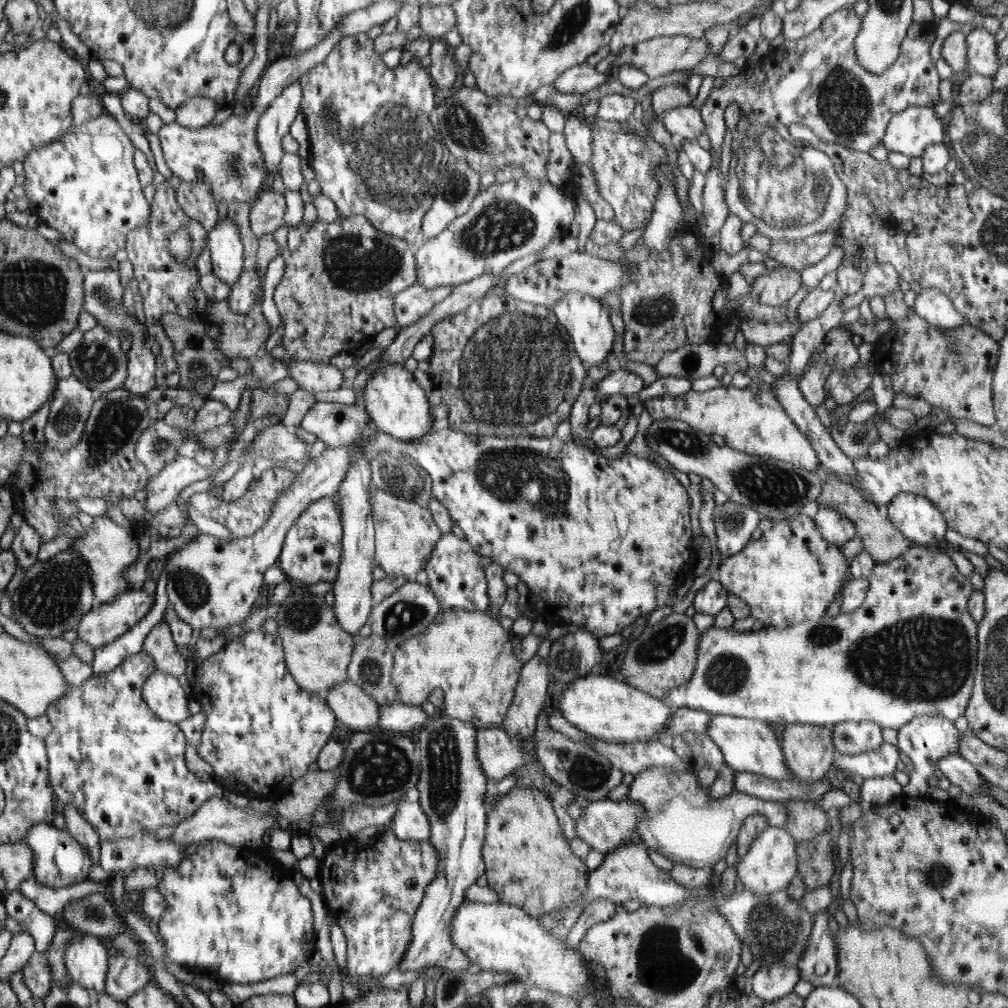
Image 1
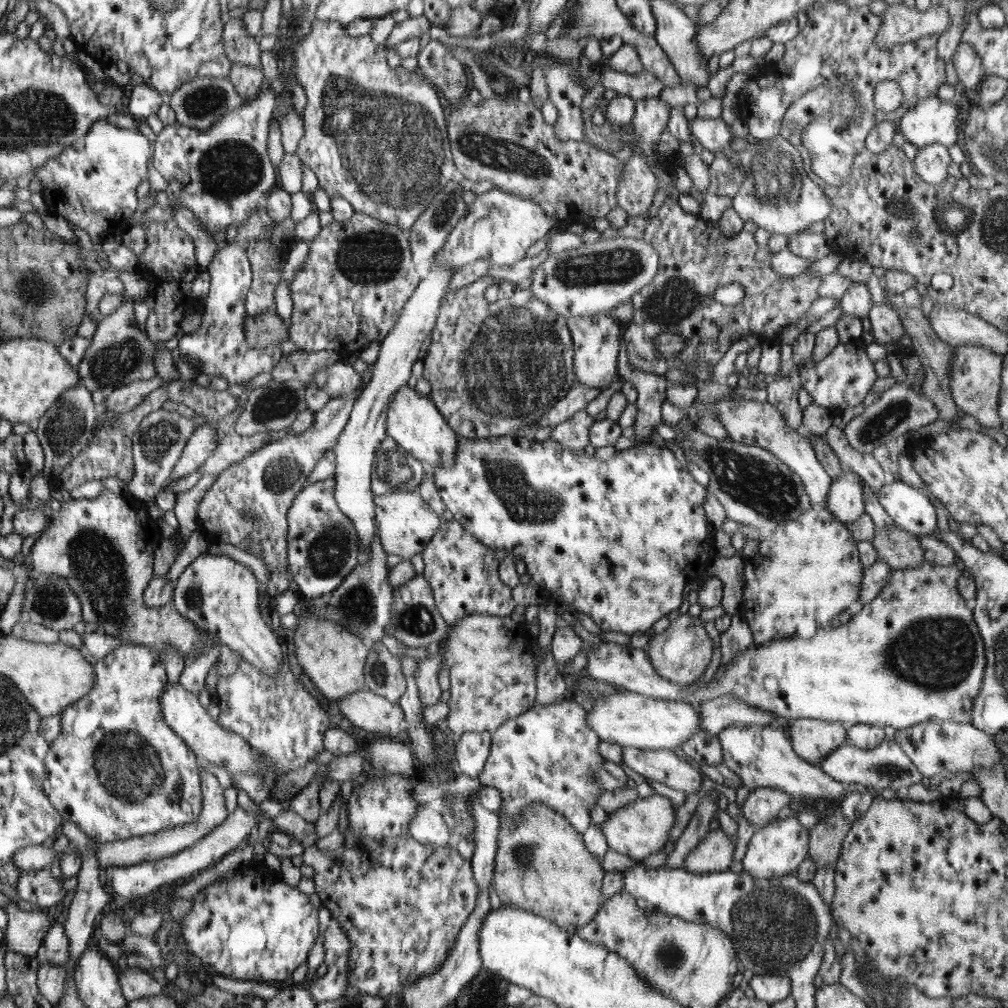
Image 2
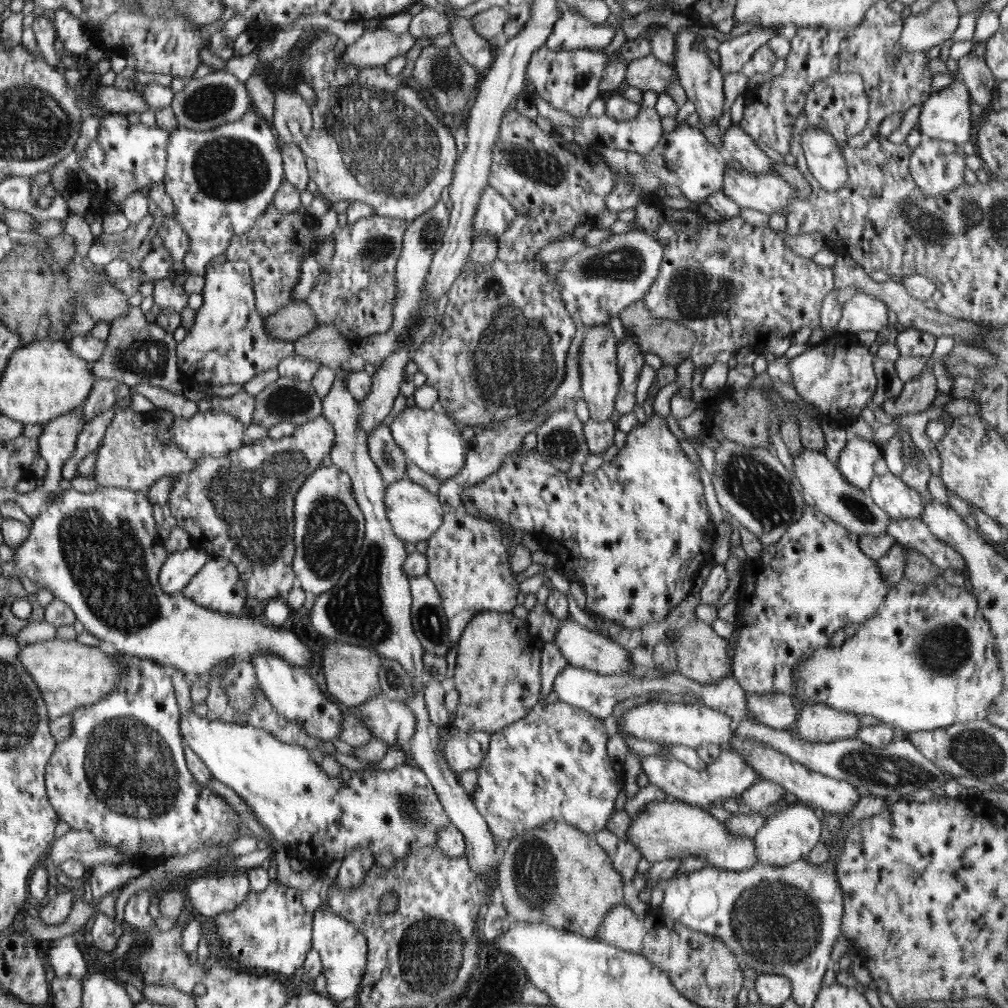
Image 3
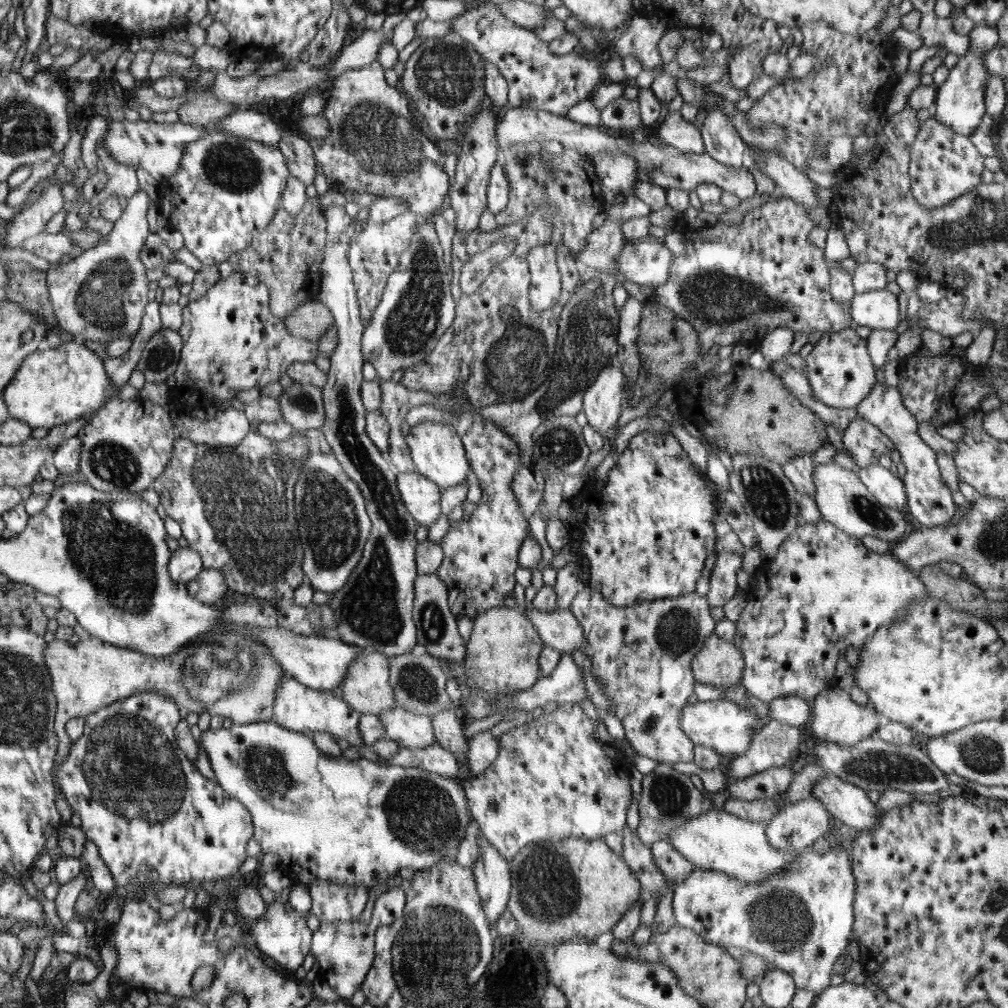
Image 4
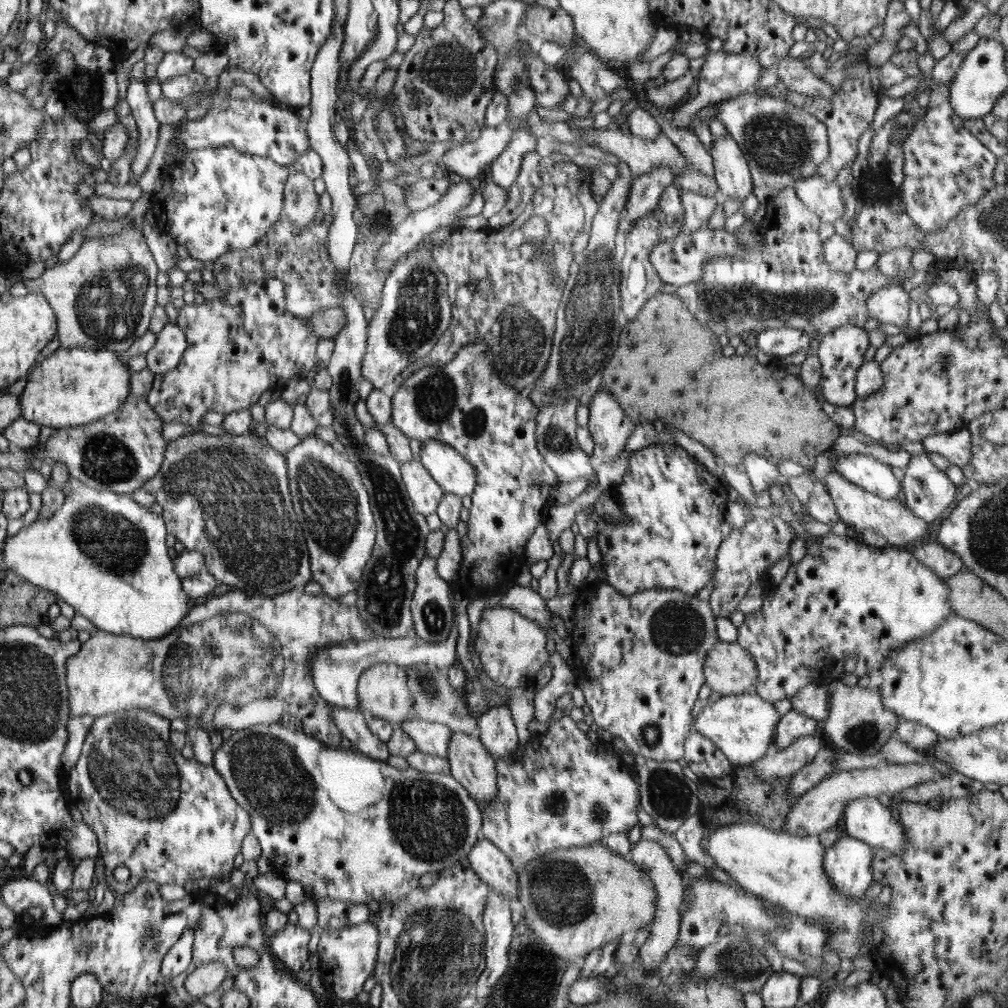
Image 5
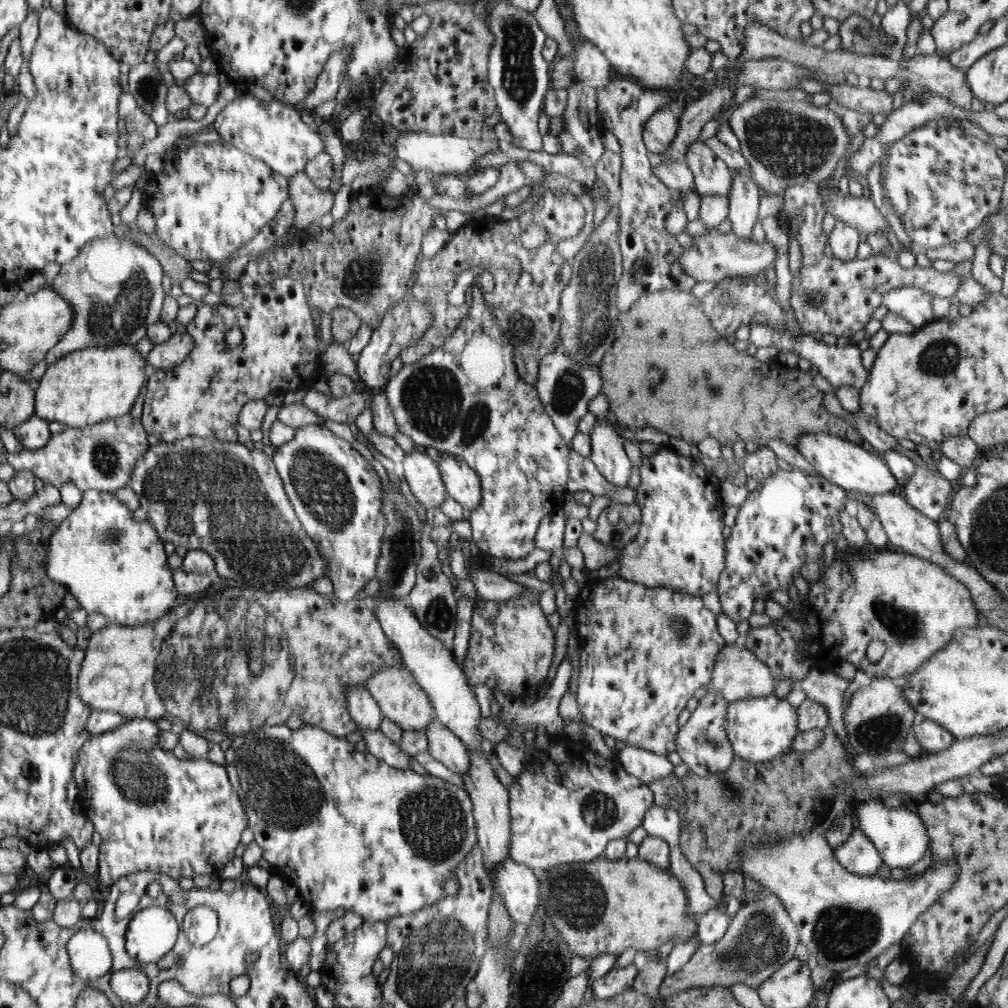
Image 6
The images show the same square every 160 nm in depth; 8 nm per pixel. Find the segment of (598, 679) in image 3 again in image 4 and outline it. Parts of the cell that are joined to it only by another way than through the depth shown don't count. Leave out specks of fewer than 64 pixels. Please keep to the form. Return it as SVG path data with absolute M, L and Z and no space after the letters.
M562 653L561 659L554 671L550 672L550 675L546 678L540 678L530 690L524 690L524 692L516 692L516 694L510 694L510 696L500 696L498 698L498 707L502 709L519 709L532 712L533 709L543 707L547 702L556 702L558 704L572 704L579 705L584 699L591 701L591 698L587 696L585 682L582 676L582 672L574 663L572 655L568 653Z

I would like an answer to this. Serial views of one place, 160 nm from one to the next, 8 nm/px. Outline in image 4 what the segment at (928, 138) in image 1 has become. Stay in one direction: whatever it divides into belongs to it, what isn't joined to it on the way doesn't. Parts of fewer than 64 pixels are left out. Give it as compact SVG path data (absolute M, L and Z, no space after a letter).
M977 21L973 31L969 34L970 46L967 53L951 68L946 81L937 88L934 104L937 109L935 117L955 133L970 136L982 120L986 110L985 88L990 75L985 65L985 54L992 50L1001 40L997 27L992 27L984 21Z

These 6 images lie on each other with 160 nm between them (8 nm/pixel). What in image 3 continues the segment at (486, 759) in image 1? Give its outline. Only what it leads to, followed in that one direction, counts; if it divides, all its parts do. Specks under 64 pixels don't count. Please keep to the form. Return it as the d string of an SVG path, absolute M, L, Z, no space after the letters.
M460 732L443 741L443 755L448 766L457 774L476 769L484 760L490 745L488 732Z

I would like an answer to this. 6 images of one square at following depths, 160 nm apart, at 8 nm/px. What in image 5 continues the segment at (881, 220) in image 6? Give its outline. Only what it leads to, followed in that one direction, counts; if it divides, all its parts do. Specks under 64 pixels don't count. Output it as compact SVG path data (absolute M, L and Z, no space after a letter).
M820 175L796 180L792 185L796 196L820 221L835 223L844 216L844 200L838 182L824 180Z

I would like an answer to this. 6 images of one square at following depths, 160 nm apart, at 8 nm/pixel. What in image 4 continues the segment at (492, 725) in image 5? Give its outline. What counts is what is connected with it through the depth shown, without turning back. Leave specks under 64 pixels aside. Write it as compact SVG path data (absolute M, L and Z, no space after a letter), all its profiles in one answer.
M490 732L474 734L468 744L469 773L476 778L480 776L496 760L498 756L498 740L492 738Z

